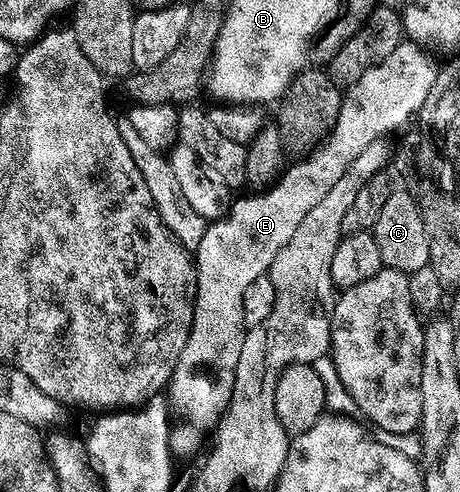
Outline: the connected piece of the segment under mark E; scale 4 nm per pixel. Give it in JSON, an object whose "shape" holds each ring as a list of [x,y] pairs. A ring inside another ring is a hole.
{"shape":[[[403,41],[400,45],[396,45],[396,49],[392,49],[392,53],[388,53],[388,57],[384,57],[384,61],[380,61],[375,67],[368,69],[364,73],[364,77],[360,77],[360,81],[356,81],[351,87],[345,88],[342,96],[342,104],[340,105],[340,113],[336,117],[336,125],[331,129],[329,135],[323,139],[322,145],[317,151],[310,152],[310,154],[305,156],[301,161],[291,162],[286,170],[282,172],[282,176],[280,176],[277,183],[275,183],[273,187],[270,187],[269,190],[250,193],[250,196],[248,196],[247,199],[238,200],[237,198],[231,204],[230,212],[226,215],[225,219],[215,219],[209,226],[207,226],[204,237],[200,237],[200,245],[196,248],[196,262],[198,264],[198,295],[194,299],[194,324],[190,330],[188,345],[184,345],[184,353],[180,353],[180,361],[174,370],[178,375],[178,383],[190,383],[190,387],[178,387],[178,391],[186,391],[186,395],[190,395],[190,399],[198,399],[198,411],[205,411],[206,416],[215,415],[214,411],[222,413],[227,405],[227,399],[231,392],[231,380],[234,377],[234,366],[237,363],[237,358],[240,357],[244,332],[247,330],[247,325],[244,321],[242,298],[248,289],[248,285],[252,285],[252,281],[256,281],[256,277],[260,277],[269,272],[270,266],[273,263],[273,258],[276,257],[278,251],[284,247],[289,238],[292,237],[292,233],[296,232],[296,227],[300,225],[302,218],[307,215],[308,211],[311,210],[334,185],[336,185],[340,180],[340,177],[344,175],[346,167],[352,165],[352,156],[360,154],[365,147],[379,137],[393,132],[394,130],[391,126],[391,120],[402,120],[402,115],[406,115],[406,111],[412,112],[413,116],[419,114],[421,107],[430,95],[430,90],[433,89],[434,83],[438,82],[440,78],[439,68],[434,68],[432,62],[434,61],[427,55],[427,52],[416,46],[415,43]],[[214,377],[219,377],[219,384],[215,383]]]}

